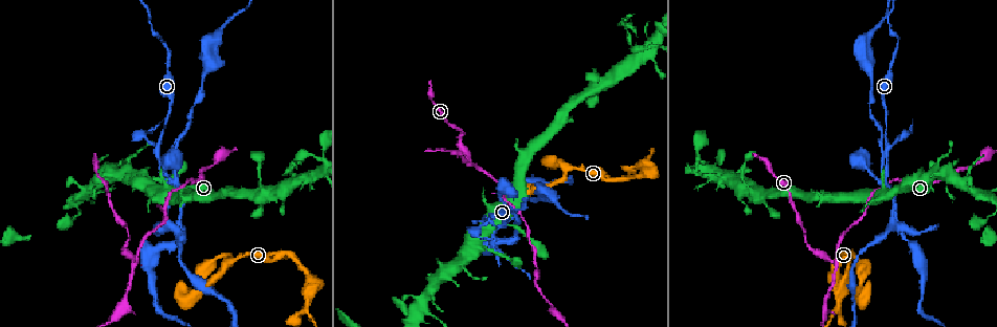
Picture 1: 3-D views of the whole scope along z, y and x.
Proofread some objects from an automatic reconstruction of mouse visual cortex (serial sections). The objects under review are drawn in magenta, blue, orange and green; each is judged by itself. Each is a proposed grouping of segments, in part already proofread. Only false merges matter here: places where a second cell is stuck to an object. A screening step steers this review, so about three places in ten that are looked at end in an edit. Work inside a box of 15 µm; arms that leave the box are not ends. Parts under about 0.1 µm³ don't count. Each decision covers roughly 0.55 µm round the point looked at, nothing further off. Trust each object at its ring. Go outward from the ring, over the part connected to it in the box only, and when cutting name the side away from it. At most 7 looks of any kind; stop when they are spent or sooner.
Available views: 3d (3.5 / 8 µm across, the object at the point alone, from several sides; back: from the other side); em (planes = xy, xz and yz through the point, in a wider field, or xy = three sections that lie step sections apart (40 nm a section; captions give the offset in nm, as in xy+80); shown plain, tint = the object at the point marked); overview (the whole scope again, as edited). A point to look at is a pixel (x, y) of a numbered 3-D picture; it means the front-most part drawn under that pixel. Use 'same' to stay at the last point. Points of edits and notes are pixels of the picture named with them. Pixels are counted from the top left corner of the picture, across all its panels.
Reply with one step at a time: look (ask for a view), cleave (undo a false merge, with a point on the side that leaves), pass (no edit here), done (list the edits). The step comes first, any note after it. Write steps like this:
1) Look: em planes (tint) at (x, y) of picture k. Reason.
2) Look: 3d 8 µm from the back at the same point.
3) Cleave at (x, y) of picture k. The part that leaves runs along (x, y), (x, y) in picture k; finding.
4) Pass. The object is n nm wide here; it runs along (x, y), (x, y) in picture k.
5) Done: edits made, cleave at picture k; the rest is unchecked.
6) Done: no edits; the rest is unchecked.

Look: 3d 3.5 µm at (889, 147) of picture 1. Branch point.

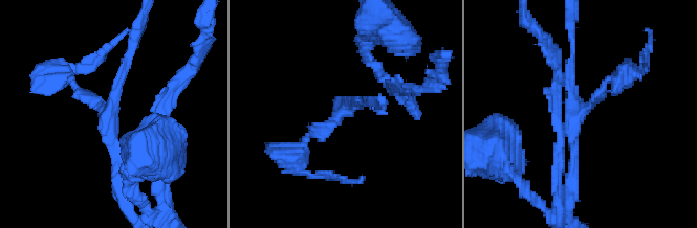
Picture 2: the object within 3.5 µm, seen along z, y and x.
Look: em xy step 1 (tint) at (575, 108) of picture 2. Shape alone is not enough.

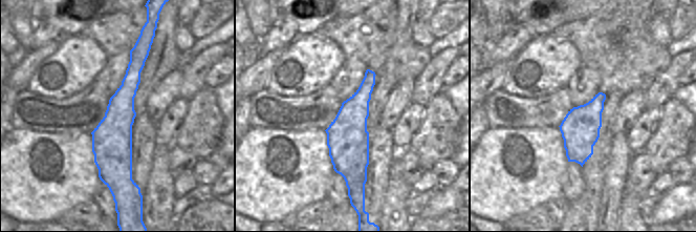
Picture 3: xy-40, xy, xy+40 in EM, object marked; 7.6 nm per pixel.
Pass. It runs along (137, 48), (113, 133), (111, 184) in picture 3; all the same cell.

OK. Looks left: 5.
Look: 3d 3.5 µm at (896, 225) of picture 1. Sharp bend.

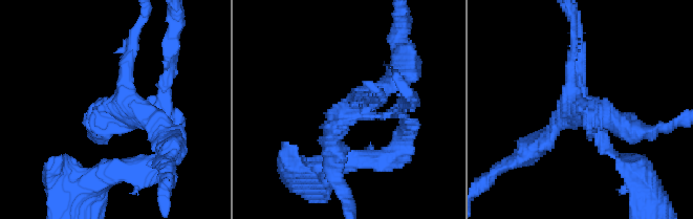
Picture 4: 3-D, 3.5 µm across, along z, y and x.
Look: em xy step 2 (tint) at (121, 110) of picture 4. Now the EM.

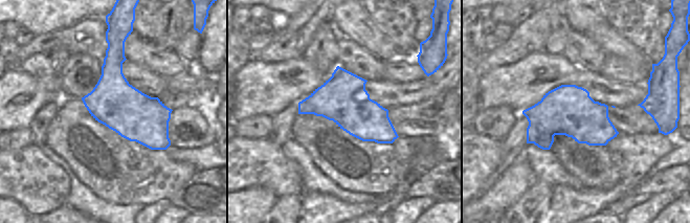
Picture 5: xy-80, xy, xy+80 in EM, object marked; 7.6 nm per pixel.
Cleave at (602, 134) of picture 4. The part that leaves runs along (148, 97), (167, 87), (177, 20) in picture 4; a second cell is stuck on.

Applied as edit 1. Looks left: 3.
Look: 3d 8 µm at (470, 162) of picture 1. Sharp bend.

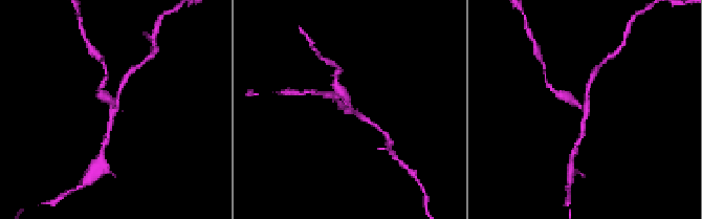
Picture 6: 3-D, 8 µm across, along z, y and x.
Look: 3d 3.5 µm at (117, 108) of picture 6.

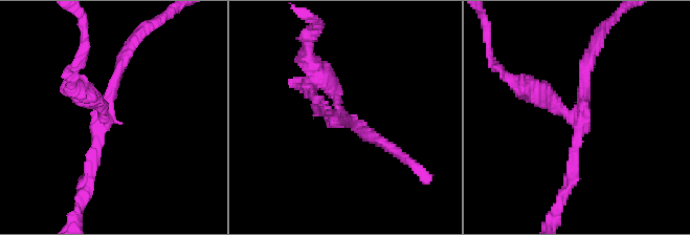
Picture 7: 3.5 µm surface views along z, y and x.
Cleave at (574, 155) of picture 7. 3 arms meet here; the arms are 150, 150, 300 nm wide; the part that leaves runs along (575, 115), (602, 31) in picture 7; two cells meet here.

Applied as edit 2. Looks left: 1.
Done: edits made, cleave at picture 4, cleave at picture 7; the rest is unchecked.

